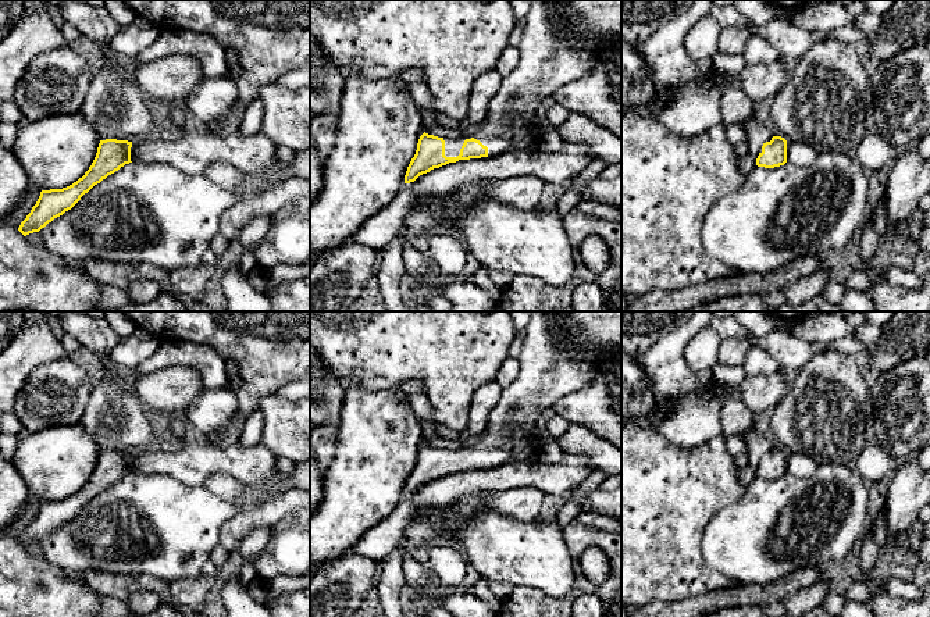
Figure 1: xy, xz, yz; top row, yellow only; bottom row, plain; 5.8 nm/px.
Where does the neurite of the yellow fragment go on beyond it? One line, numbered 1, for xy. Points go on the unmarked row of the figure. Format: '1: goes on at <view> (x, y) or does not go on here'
1: does not go on here

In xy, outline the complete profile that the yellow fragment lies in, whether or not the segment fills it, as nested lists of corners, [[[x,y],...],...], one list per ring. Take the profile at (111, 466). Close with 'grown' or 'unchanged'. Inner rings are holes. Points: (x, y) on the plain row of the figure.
[[[100,452],[96,468],[85,486],[67,499],[42,502],[18,542],[24,548],[39,543],[54,529],[71,521],[95,496],[132,474],[131,459],[132,453],[128,452]]]; unchanged

